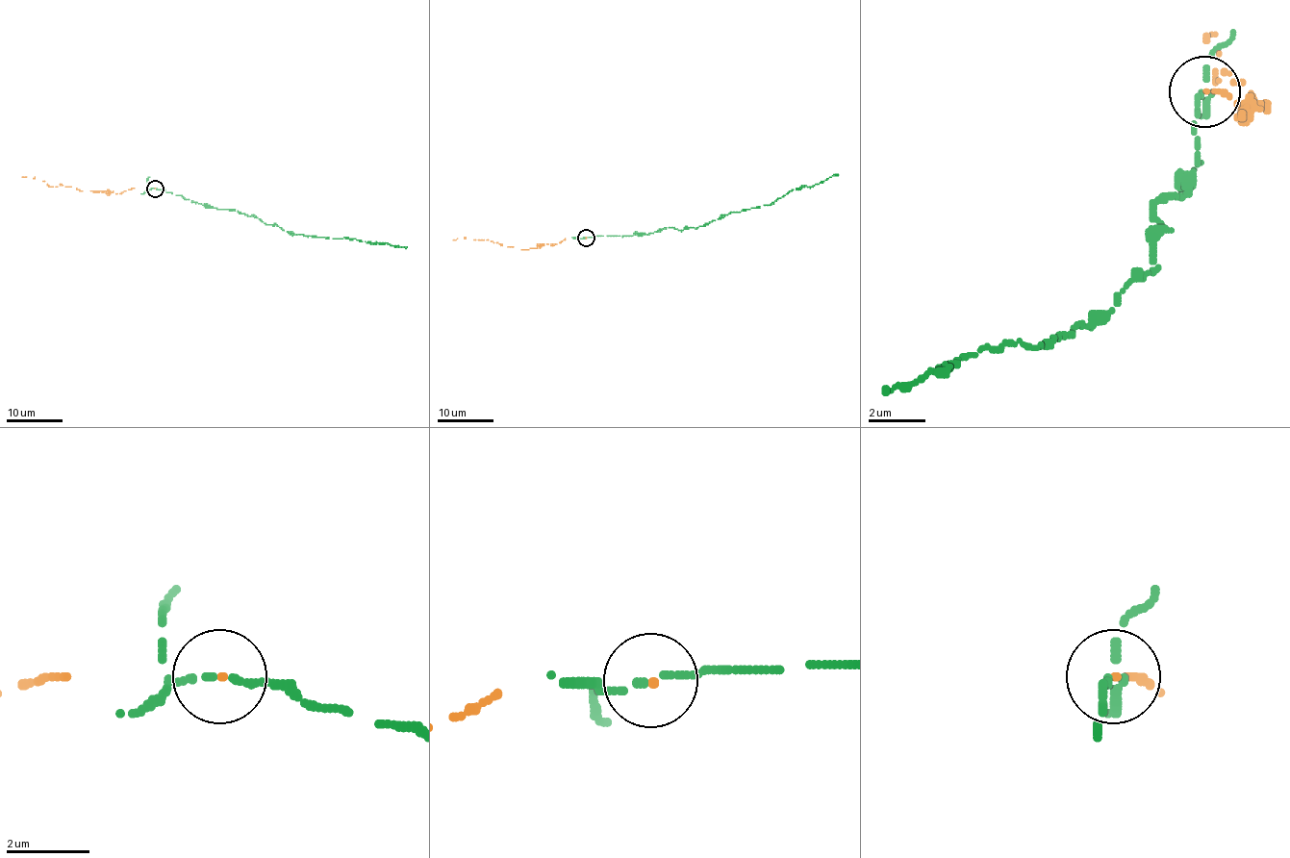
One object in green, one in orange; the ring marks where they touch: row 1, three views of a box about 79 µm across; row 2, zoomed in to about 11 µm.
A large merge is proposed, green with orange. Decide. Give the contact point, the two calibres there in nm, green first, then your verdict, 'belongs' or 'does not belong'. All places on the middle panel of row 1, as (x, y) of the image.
at (586, 238); 150 nm thick on the green side, 100 nm on the other; belongs

